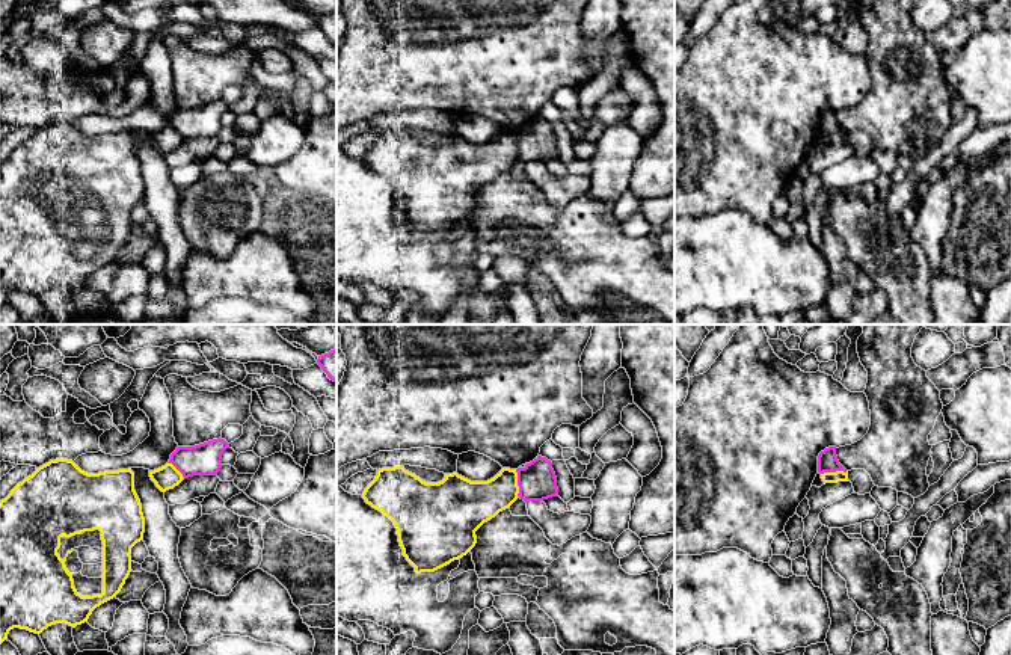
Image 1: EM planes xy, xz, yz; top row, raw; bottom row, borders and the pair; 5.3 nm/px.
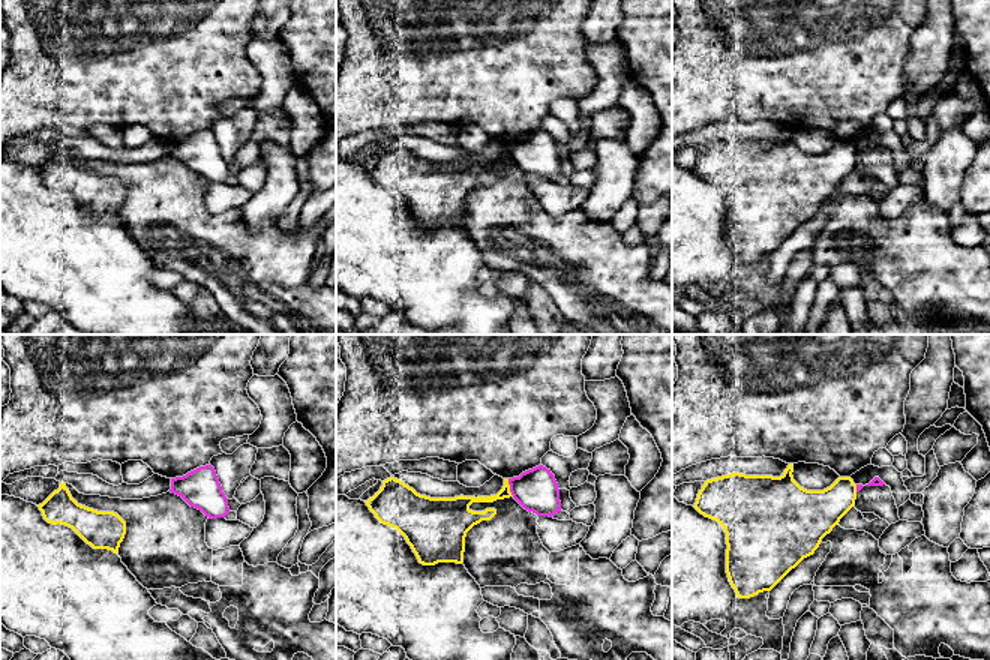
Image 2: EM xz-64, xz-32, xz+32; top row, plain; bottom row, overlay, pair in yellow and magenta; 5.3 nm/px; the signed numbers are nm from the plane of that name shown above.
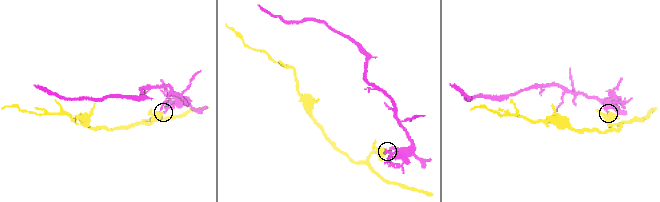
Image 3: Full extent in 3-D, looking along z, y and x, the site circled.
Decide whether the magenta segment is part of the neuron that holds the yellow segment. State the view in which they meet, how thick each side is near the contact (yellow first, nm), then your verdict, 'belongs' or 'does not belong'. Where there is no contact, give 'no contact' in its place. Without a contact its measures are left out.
xz | 240/200 nm | does not belong

